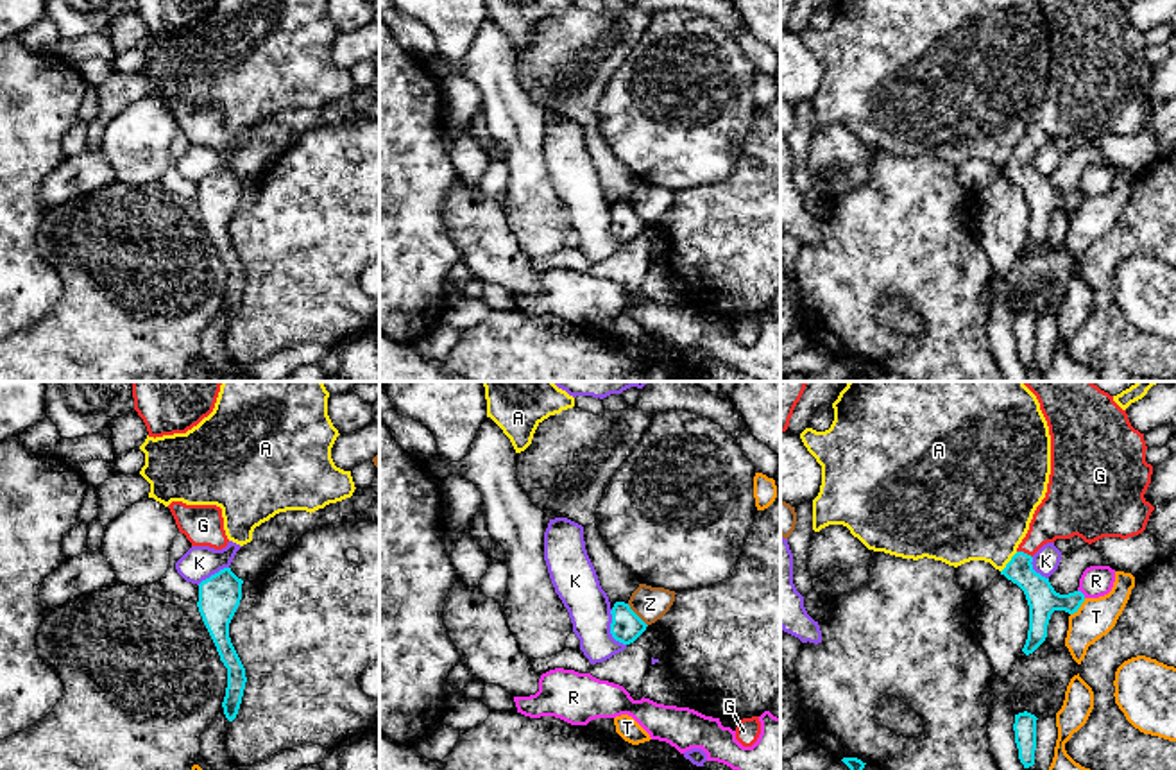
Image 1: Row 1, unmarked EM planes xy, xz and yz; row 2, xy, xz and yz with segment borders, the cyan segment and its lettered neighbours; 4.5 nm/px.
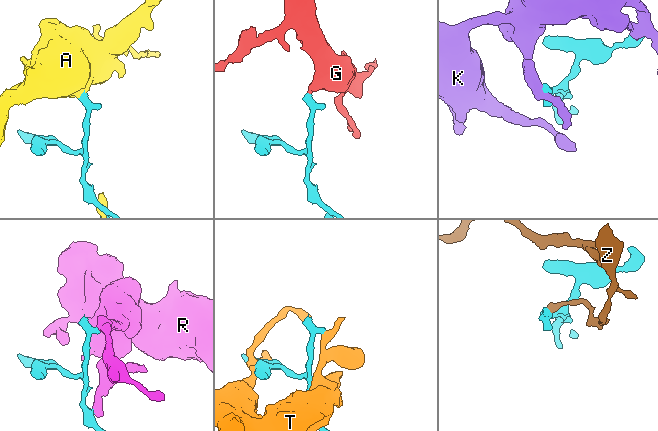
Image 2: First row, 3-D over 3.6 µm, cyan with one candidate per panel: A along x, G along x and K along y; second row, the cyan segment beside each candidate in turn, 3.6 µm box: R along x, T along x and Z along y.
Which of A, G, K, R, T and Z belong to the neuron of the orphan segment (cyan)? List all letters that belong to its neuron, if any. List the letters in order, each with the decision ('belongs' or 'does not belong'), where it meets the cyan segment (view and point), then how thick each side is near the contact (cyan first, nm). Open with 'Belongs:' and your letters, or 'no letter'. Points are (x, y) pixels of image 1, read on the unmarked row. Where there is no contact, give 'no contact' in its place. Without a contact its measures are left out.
Belongs: G
A: does not belong; contact yz (1008, 162); calibres 140 and 420 nm
G: belongs; contact yz (1022, 151); calibres 140 and 220 nm
K: does not belong; contact xz (611, 228); calibres 140 and 190 nm
R: does not belong; contact yz (1082, 192); calibres 140 and 140 nm
T: does not belong; contact yz (1078, 206); calibres 140 and 170 nm
Z: does not belong; contact xz (636, 213); calibres 140 and 160 nm

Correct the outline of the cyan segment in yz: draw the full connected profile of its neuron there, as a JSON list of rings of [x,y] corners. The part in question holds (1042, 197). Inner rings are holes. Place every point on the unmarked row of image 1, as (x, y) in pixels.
[[[1038,0],[1051,34],[1051,73],[1047,91],[1036,106],[1029,129],[1017,152],[1001,170],[1017,183],[1029,204],[1029,229],[1022,247],[1033,252],[1047,236],[1047,224],[1054,210],[1078,211],[1085,201],[1081,190],[1060,193],[1049,177],[1033,168],[1033,154],[1056,138],[1081,136],[1092,143],[1103,136],[1128,138],[1146,129],[1155,106],[1144,97],[1153,73],[1146,61],[1144,32],[1135,29],[1115,0]]]

